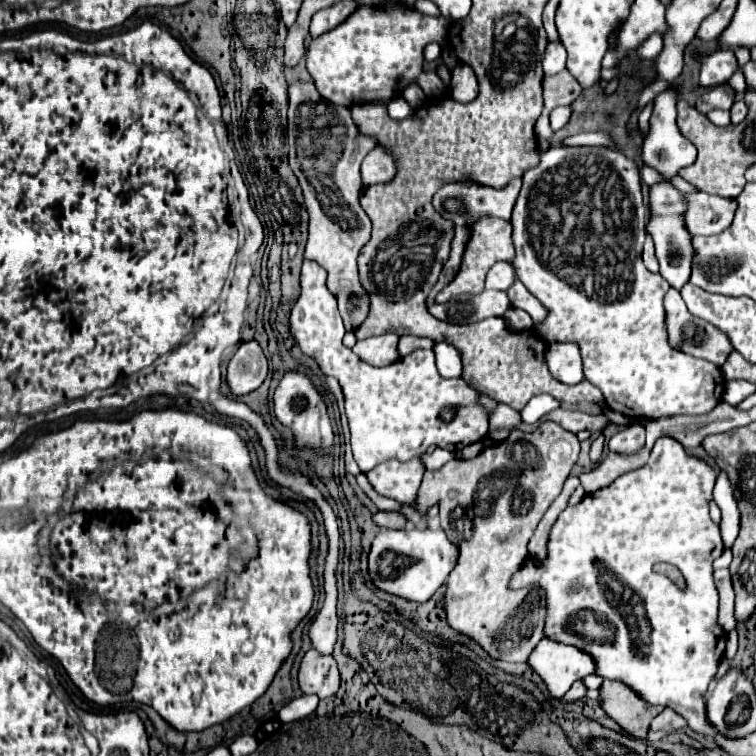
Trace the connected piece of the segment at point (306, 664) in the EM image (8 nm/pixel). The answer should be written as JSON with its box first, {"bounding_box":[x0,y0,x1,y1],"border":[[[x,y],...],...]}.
{"bounding_box":[298,649,340,699],"border":[[[314,649],[306,651],[298,669],[298,685],[302,693],[314,693],[320,699],[332,697],[340,685],[334,657],[318,655]]]}

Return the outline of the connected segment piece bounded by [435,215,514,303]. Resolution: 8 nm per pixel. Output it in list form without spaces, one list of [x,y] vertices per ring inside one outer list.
[[[484,215],[472,221],[470,225],[470,239],[466,243],[466,251],[464,251],[464,259],[462,265],[458,269],[458,274],[454,280],[445,286],[436,296],[435,301],[438,303],[446,303],[455,296],[462,293],[480,293],[484,287],[484,277],[488,273],[488,269],[492,265],[496,265],[498,261],[512,261],[514,259],[514,243],[512,243],[512,225],[504,219],[498,219],[494,215]]]

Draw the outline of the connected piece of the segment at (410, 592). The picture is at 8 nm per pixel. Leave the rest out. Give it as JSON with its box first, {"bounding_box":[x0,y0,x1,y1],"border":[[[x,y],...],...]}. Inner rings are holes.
{"bounding_box":[368,529,458,603],"border":[[[410,529],[410,531],[380,531],[370,547],[368,575],[376,589],[402,597],[406,601],[426,603],[438,587],[444,585],[456,567],[458,547],[454,547],[442,529]]]}

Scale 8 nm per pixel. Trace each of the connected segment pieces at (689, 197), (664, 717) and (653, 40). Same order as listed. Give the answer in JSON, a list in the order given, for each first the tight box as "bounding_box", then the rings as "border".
[{"bounding_box":[684,193,736,235],"border":[[[686,193],[684,203],[684,223],[690,235],[722,233],[732,223],[736,211],[736,201],[708,193]]]},{"bounding_box":[646,709,686,741],"border":[[[664,709],[660,715],[656,715],[656,719],[650,723],[650,729],[648,729],[648,735],[646,735],[646,741],[660,741],[664,739],[672,729],[680,729],[684,727],[686,721],[676,715],[674,711],[670,709]]]},{"bounding_box":[636,33,662,59],"border":[[[652,33],[644,43],[638,45],[636,55],[638,55],[638,59],[654,59],[660,51],[662,51],[662,35]]]}]

